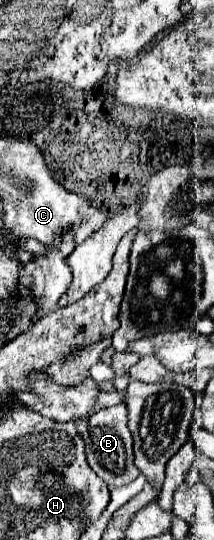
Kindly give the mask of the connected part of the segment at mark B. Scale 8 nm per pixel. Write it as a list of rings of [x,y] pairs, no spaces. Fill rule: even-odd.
[[[117,404],[111,408],[101,408],[89,418],[87,432],[83,432],[83,442],[85,442],[85,454],[87,462],[93,468],[93,472],[105,480],[109,486],[123,486],[133,482],[139,476],[139,468],[135,466],[135,456],[133,456],[133,438],[129,432],[129,416],[127,416],[127,406]]]

